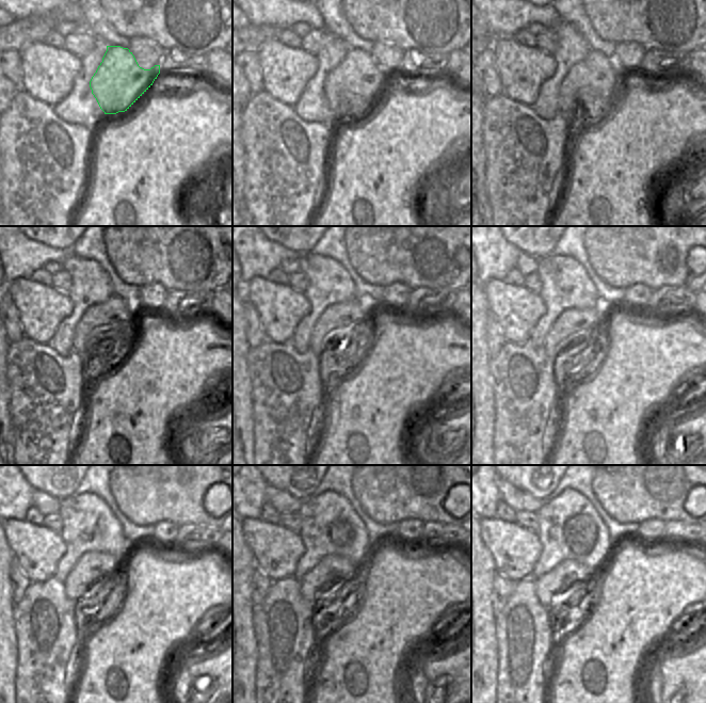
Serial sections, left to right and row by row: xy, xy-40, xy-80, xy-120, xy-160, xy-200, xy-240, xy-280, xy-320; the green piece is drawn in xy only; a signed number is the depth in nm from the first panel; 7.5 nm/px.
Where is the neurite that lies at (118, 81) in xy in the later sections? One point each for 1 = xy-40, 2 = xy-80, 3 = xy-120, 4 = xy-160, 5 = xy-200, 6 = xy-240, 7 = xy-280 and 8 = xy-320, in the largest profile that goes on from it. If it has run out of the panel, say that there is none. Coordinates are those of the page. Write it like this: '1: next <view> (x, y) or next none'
1: next xy-40 (353, 85)
2: next xy-80 (590, 85)
3: next xy-120 (103, 328)
4: next xy-160 (332, 338)
5: next xy-200 (570, 337)
6: next xy-240 (93, 575)
7: next xy-280 (332, 577)
8: next xy-320 (568, 578)

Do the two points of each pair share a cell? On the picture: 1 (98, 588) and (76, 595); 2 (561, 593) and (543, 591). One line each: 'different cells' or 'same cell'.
1: same cell
2: same cell

